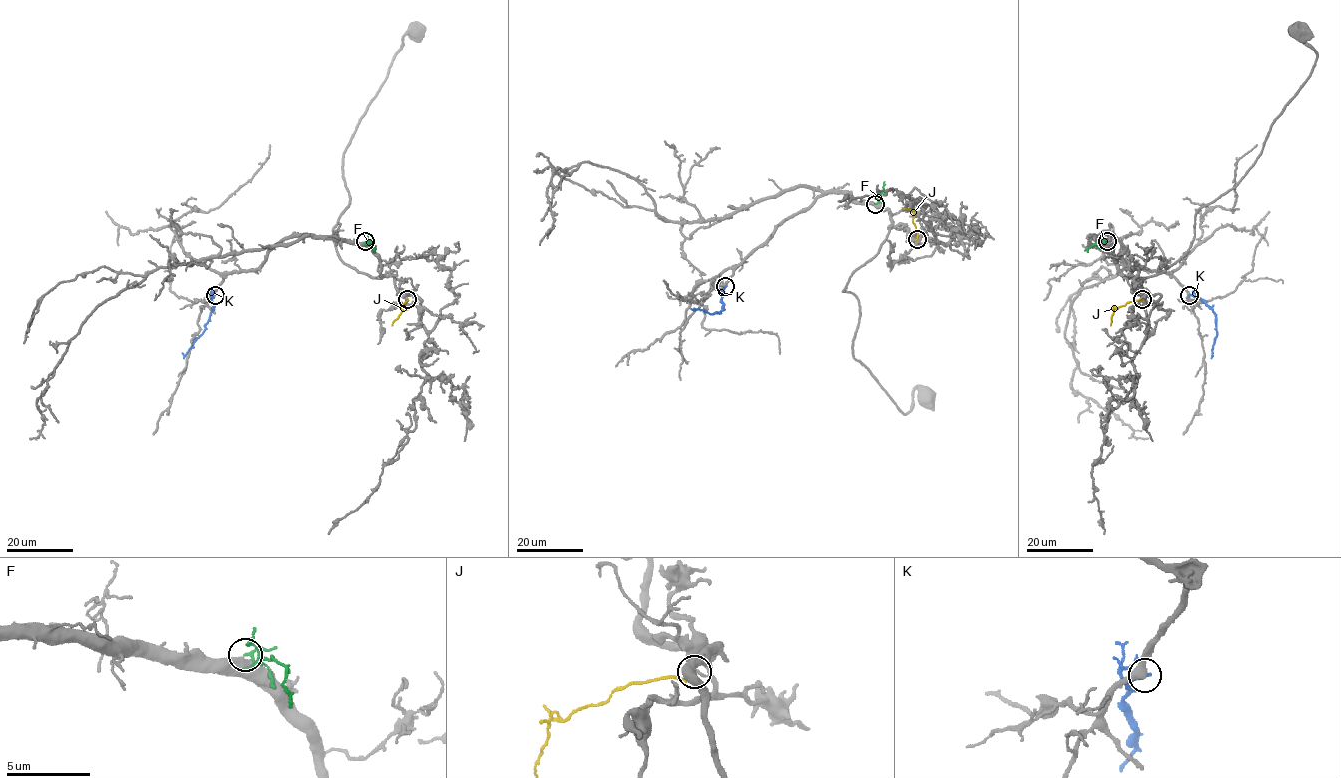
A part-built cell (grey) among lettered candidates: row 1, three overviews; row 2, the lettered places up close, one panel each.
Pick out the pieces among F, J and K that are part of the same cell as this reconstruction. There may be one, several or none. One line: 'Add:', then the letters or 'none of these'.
Add: F

